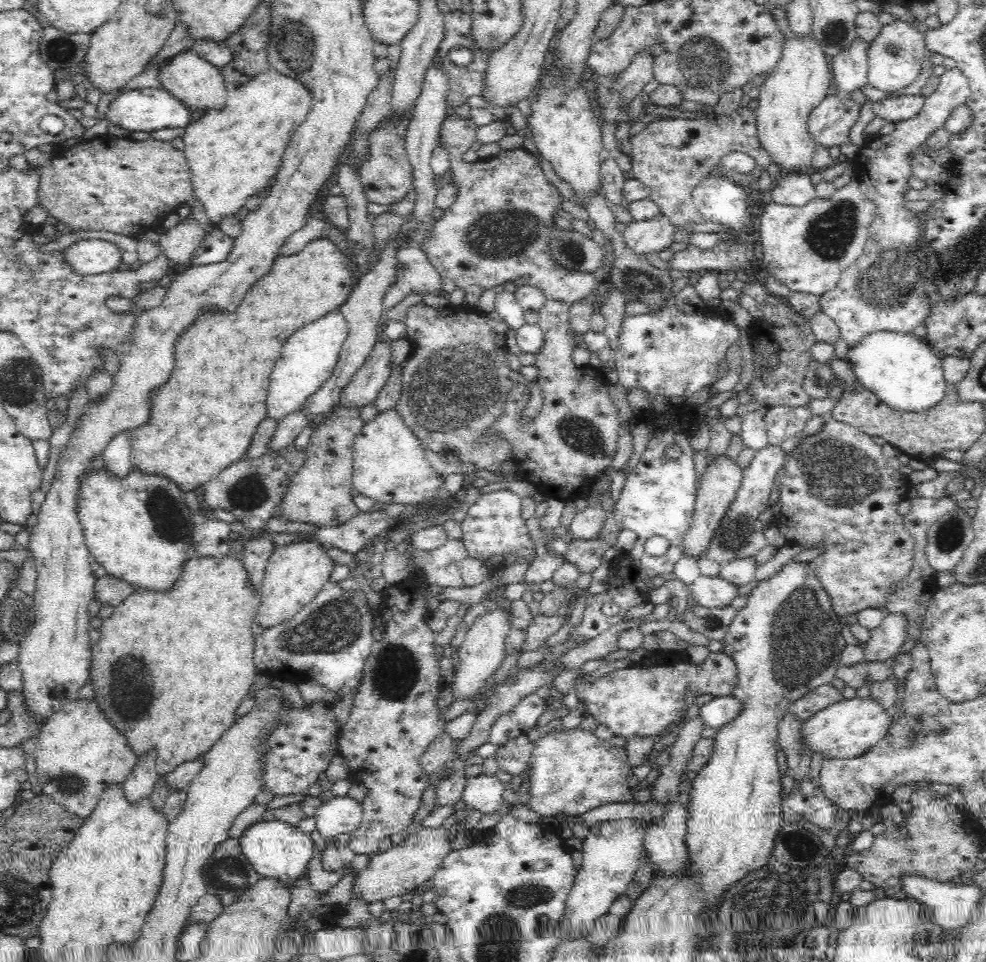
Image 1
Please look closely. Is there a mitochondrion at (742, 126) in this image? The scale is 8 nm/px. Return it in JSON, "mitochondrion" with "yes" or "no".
{"mitochondrion":"no"}

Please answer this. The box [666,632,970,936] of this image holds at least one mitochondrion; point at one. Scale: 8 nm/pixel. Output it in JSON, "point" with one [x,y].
{"point":[917,734]}

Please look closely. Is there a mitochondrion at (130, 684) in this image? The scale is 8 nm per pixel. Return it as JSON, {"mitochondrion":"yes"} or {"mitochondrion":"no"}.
{"mitochondrion":"yes"}

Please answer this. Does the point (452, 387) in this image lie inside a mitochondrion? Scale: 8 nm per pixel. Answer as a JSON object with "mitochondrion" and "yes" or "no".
{"mitochondrion":"yes"}

